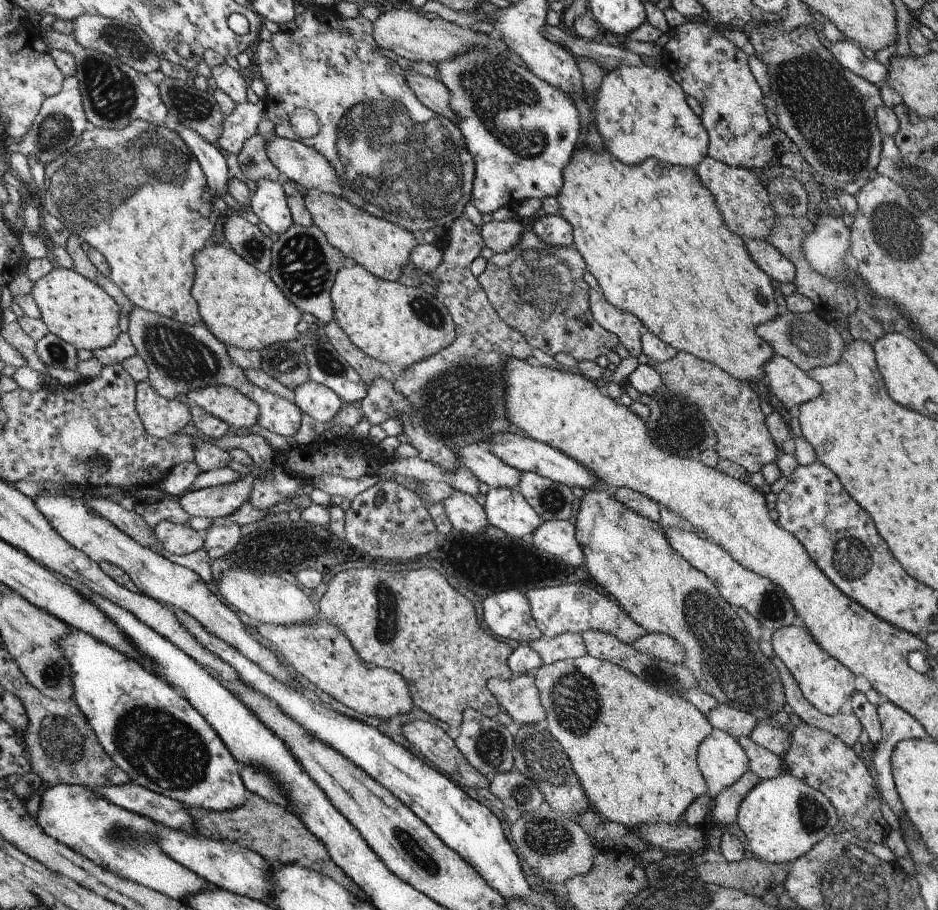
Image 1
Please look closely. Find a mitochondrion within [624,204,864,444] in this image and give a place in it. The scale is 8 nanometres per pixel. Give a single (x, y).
(807, 337)

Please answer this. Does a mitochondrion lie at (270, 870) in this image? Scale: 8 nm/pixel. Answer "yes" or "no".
no

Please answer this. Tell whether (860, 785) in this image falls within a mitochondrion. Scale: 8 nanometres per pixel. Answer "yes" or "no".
no

